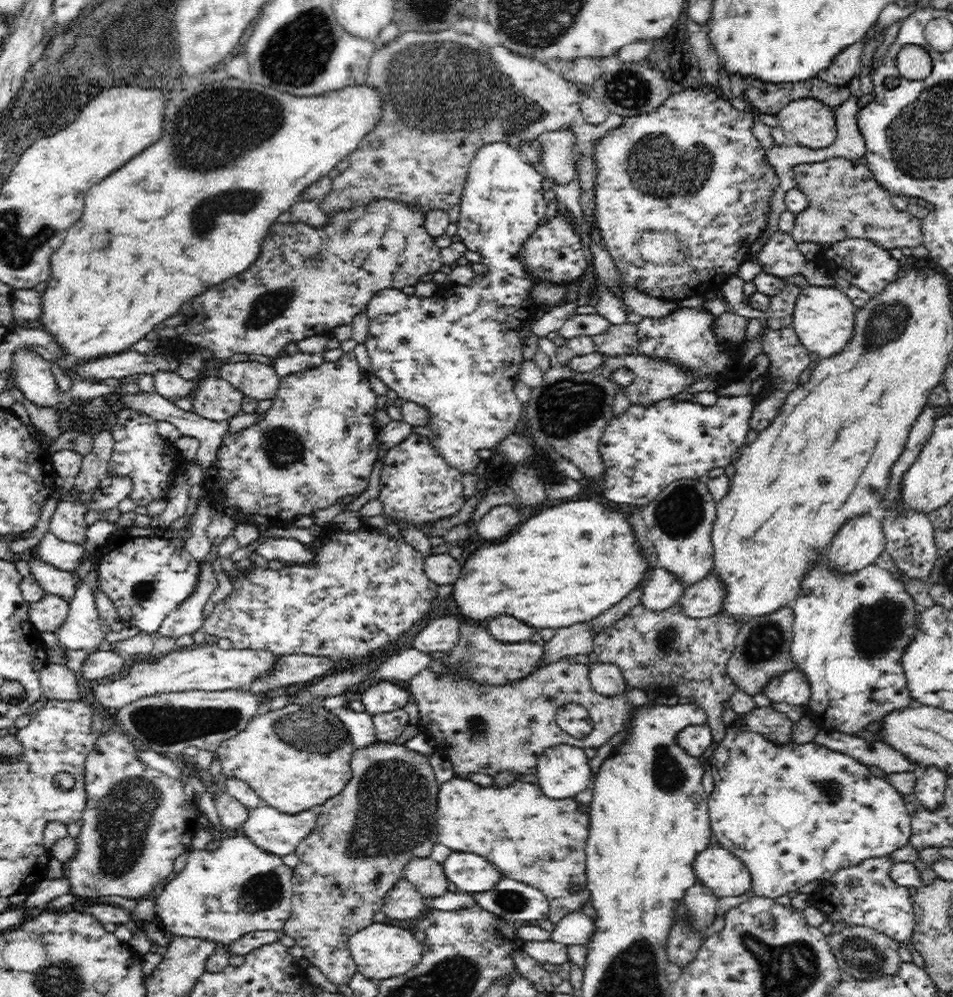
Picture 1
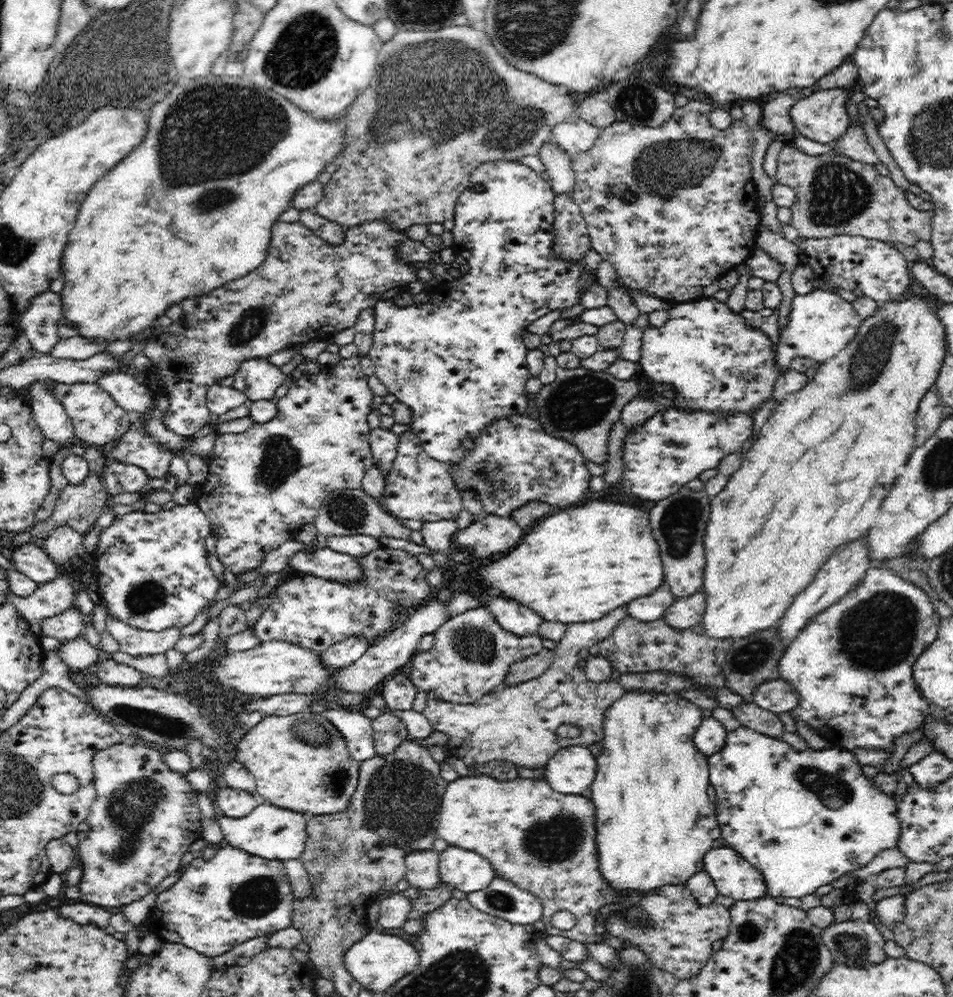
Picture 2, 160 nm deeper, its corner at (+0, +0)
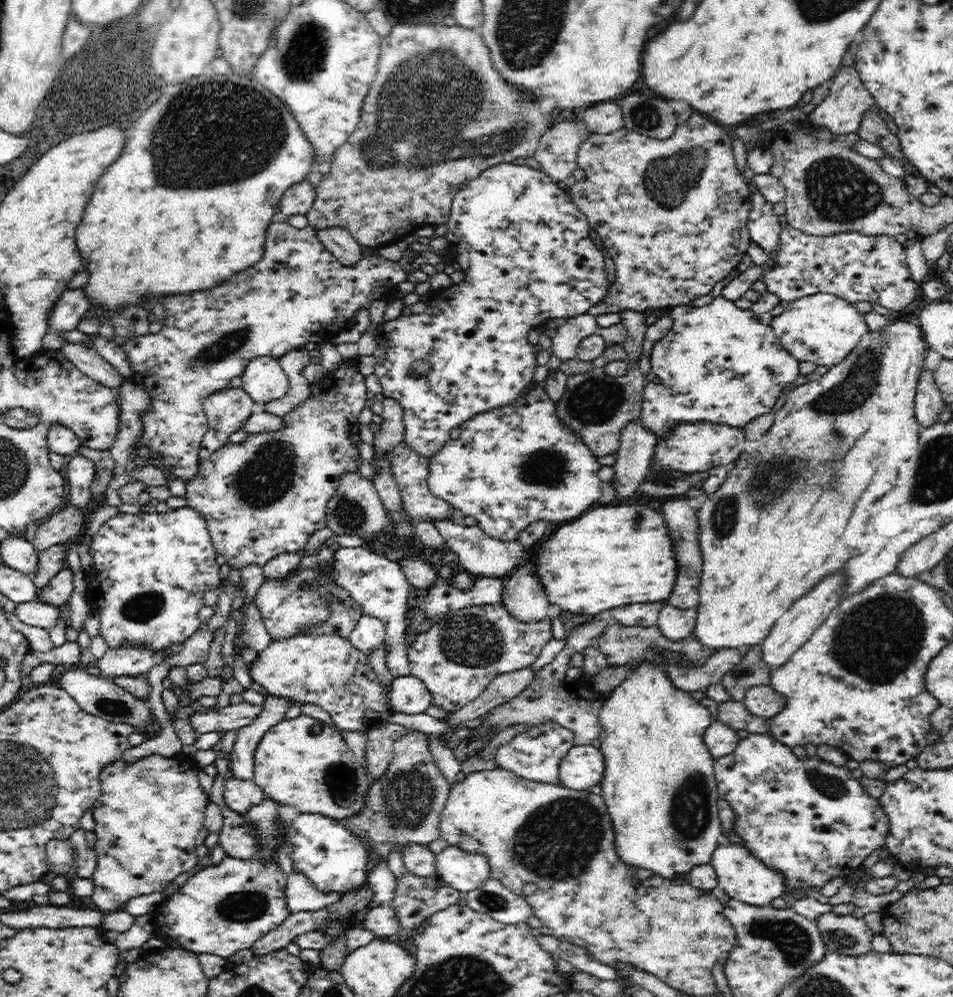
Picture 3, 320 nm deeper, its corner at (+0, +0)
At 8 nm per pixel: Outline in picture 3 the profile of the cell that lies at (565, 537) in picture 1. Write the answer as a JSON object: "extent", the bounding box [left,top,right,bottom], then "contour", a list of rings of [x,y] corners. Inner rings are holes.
{"extent":[527,505,676,615],"contour":[[[600,505],[582,513],[572,521],[553,527],[552,532],[527,558],[534,561],[533,574],[544,590],[548,604],[556,604],[564,614],[605,615],[610,609],[627,604],[666,601],[670,598],[676,582],[676,558],[674,544],[668,534],[668,526],[662,513],[652,507],[632,505]]]}

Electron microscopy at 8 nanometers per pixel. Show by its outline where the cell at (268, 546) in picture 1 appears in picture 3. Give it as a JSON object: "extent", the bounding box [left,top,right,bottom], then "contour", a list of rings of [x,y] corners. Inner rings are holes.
{"extent":[329,546,414,679],"contour":[[[367,546],[332,547],[330,549],[329,574],[334,583],[344,588],[350,596],[363,607],[364,614],[379,617],[386,621],[384,649],[386,650],[386,665],[393,679],[409,676],[409,661],[407,658],[406,628],[413,606],[414,597],[406,575],[397,561],[390,561],[384,555],[369,551]]]}

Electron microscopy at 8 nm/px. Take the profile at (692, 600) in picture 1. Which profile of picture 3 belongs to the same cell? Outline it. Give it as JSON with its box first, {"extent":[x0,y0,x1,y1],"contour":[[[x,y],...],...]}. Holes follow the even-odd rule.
{"extent":[656,603,696,641],"contour":[[[667,603],[662,607],[656,625],[664,636],[680,641],[693,635],[696,619],[696,607],[676,608]]]}

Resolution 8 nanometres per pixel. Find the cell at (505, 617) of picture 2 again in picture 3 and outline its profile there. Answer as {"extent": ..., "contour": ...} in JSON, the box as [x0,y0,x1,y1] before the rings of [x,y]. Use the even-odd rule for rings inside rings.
{"extent":[502,559,552,622],"contour":[[[527,559],[512,576],[504,580],[502,605],[520,621],[536,622],[552,614],[544,590],[541,590],[541,584],[533,574],[534,568],[534,561]]]}

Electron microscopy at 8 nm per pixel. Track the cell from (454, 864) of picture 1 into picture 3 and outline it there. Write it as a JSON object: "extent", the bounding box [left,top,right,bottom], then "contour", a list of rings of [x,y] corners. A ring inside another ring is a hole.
{"extent":[436,844,491,893],"contour":[[[449,844],[436,858],[440,878],[461,893],[474,890],[491,878],[485,856]]]}

